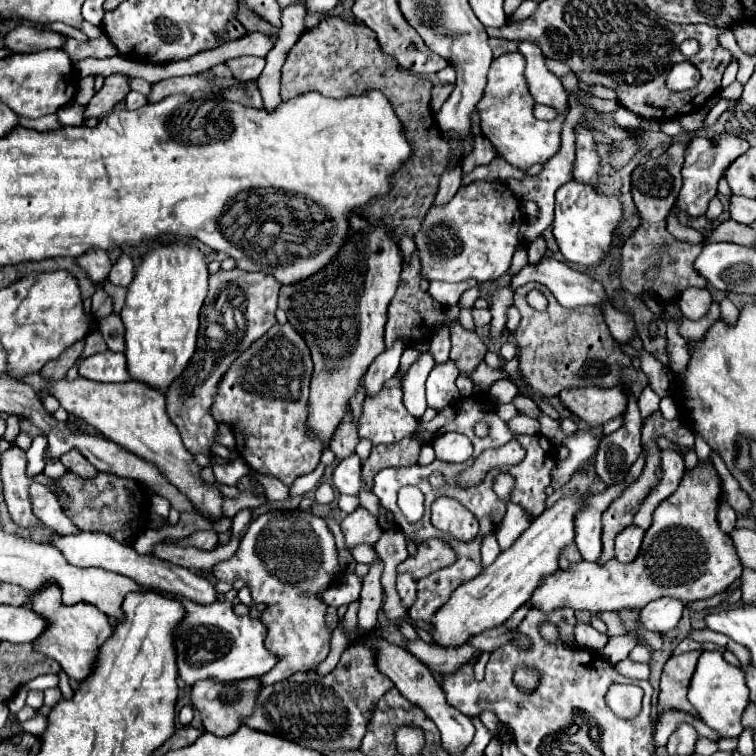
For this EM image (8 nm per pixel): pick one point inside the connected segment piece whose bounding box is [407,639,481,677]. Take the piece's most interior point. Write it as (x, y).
(442, 661)

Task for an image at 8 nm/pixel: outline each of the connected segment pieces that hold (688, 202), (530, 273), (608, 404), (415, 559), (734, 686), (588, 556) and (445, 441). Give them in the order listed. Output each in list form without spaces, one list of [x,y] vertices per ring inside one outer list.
[[[721,133],[721,135],[715,135],[711,139],[693,137],[691,145],[689,145],[689,151],[685,153],[685,167],[683,167],[685,183],[683,183],[681,195],[677,199],[679,209],[687,211],[691,217],[705,215],[709,201],[717,195],[717,183],[723,177],[723,171],[727,169],[729,163],[733,163],[747,149],[749,149],[749,143],[745,139],[729,135],[729,133]]]
[[[541,259],[537,265],[523,267],[513,279],[511,287],[517,289],[529,281],[545,285],[563,307],[599,307],[605,299],[611,301],[601,283],[585,273],[579,273],[557,259]]]
[[[573,387],[559,393],[559,399],[589,425],[603,425],[625,413],[625,389],[615,387]]]
[[[427,539],[417,547],[417,555],[407,557],[397,571],[409,571],[413,575],[413,579],[421,579],[441,567],[449,567],[453,565],[453,561],[457,559],[455,551],[451,549],[451,545],[443,539]]]
[[[703,651],[691,679],[689,701],[699,711],[703,723],[721,733],[721,737],[737,737],[741,735],[741,715],[749,703],[749,687],[745,683],[745,675],[741,669],[729,665],[719,651]]]
[[[609,487],[605,493],[581,503],[575,517],[575,545],[585,561],[597,561],[601,557],[601,515],[623,489],[625,487]]]
[[[445,433],[433,441],[433,449],[437,453],[437,459],[441,461],[453,461],[461,463],[467,461],[473,455],[473,445],[469,437],[461,433]]]

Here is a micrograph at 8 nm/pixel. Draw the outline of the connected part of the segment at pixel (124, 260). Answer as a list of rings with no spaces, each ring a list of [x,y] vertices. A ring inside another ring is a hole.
[[[121,255],[109,273],[109,281],[113,285],[127,287],[131,283],[131,279],[133,279],[133,261],[127,255]]]

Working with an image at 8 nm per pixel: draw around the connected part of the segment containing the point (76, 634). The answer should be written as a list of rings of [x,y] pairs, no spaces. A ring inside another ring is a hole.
[[[49,585],[39,593],[33,593],[33,609],[37,609],[37,613],[43,613],[45,619],[51,621],[49,631],[45,631],[45,635],[41,635],[41,639],[37,639],[33,647],[43,655],[55,659],[69,675],[69,679],[83,683],[95,667],[101,645],[113,635],[113,625],[105,615],[101,615],[101,611],[97,611],[97,607],[87,607],[87,603],[65,607],[59,599],[59,591],[61,589],[57,589],[57,585]]]

